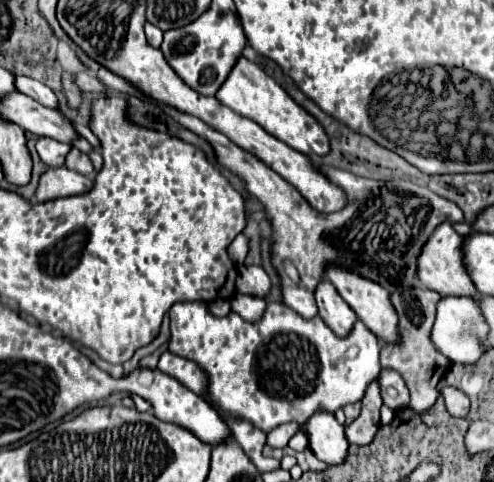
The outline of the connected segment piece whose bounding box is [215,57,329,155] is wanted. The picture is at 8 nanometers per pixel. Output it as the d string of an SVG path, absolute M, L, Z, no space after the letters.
M239 57L239 63L233 67L233 71L229 73L227 81L221 85L215 97L235 113L257 121L267 133L285 141L289 147L305 155L325 155L329 151L329 137L323 131L323 127L315 121L315 117L311 117L303 107L299 107L269 75L265 75L265 71L259 65L247 61L245 57Z

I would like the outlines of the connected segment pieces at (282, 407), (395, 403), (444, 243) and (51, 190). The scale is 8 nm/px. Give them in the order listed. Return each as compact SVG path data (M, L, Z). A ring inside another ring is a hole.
M327 279L319 281L315 289L315 299L319 307L319 317L303 319L299 317L299 313L295 313L293 309L281 303L267 303L265 313L255 323L241 321L241 317L237 317L237 313L233 311L225 317L215 317L209 313L209 307L203 301L175 303L169 311L171 315L169 351L195 361L205 371L213 371L209 375L209 393L211 393L213 405L219 409L221 415L243 417L263 431L271 431L277 425L289 423L289 421L303 423L307 417L311 417L319 409L337 411L347 403L361 401L369 381L373 381L373 377L379 375L381 371L379 369L379 341L373 335L373 331L369 331L357 319L353 309L349 309L349 305L337 293L331 281Z
M383 369L379 375L383 403L391 409L403 409L409 405L409 389L397 371Z
M443 221L431 233L427 243L423 245L421 255L417 257L417 277L421 277L421 285L439 291L439 295L473 295L473 297L477 297L477 289L463 267L461 237L449 225L449 221Z
M57 167L57 169L47 169L41 175L35 199L47 201L47 199L57 199L57 197L87 193L91 189L93 189L93 181L89 177L67 167Z

